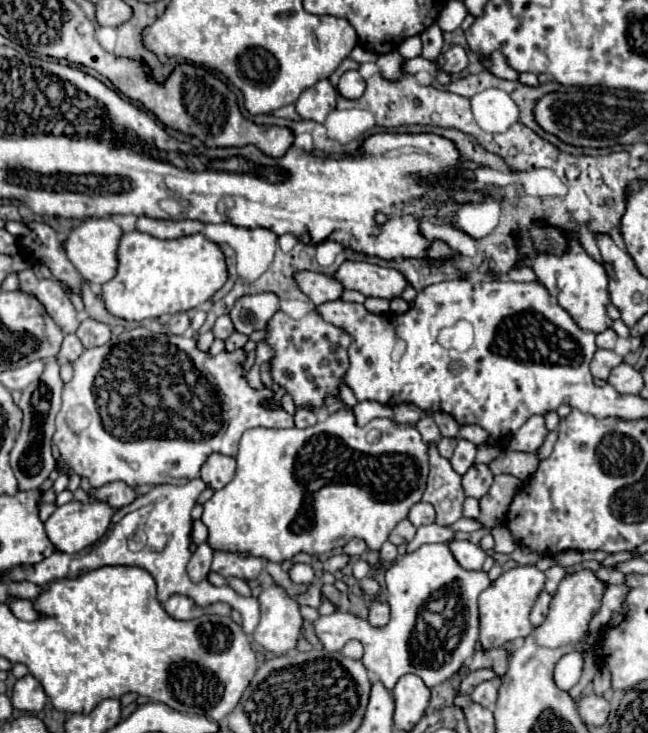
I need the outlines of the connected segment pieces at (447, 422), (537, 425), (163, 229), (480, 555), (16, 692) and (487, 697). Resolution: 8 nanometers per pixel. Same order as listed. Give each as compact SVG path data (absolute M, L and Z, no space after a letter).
M435 412L435 414L433 414L433 420L437 422L437 426L439 426L439 430L441 430L441 434L443 434L445 438L457 438L457 436L459 436L461 424L459 424L453 416L449 416L449 414L445 414L445 412Z
M531 416L517 432L511 434L507 450L513 450L513 452L537 452L543 446L547 434L549 434L549 430L545 426L543 416Z
M139 216L135 228L139 232L147 232L155 238L171 240L171 238L181 238L187 234L197 234L203 230L203 222L197 220L155 220L149 216Z
M451 540L447 546L465 570L481 570L481 566L487 558L487 554L485 554L485 550L481 550L481 546L471 544L467 540Z
M27 674L15 682L11 702L13 708L21 712L39 712L45 706L47 696L43 692L43 686L31 674Z
M481 682L481 684L471 692L471 698L473 698L477 704L481 704L481 706L491 708L491 706L495 704L495 700L497 700L497 686L495 686L493 682Z

